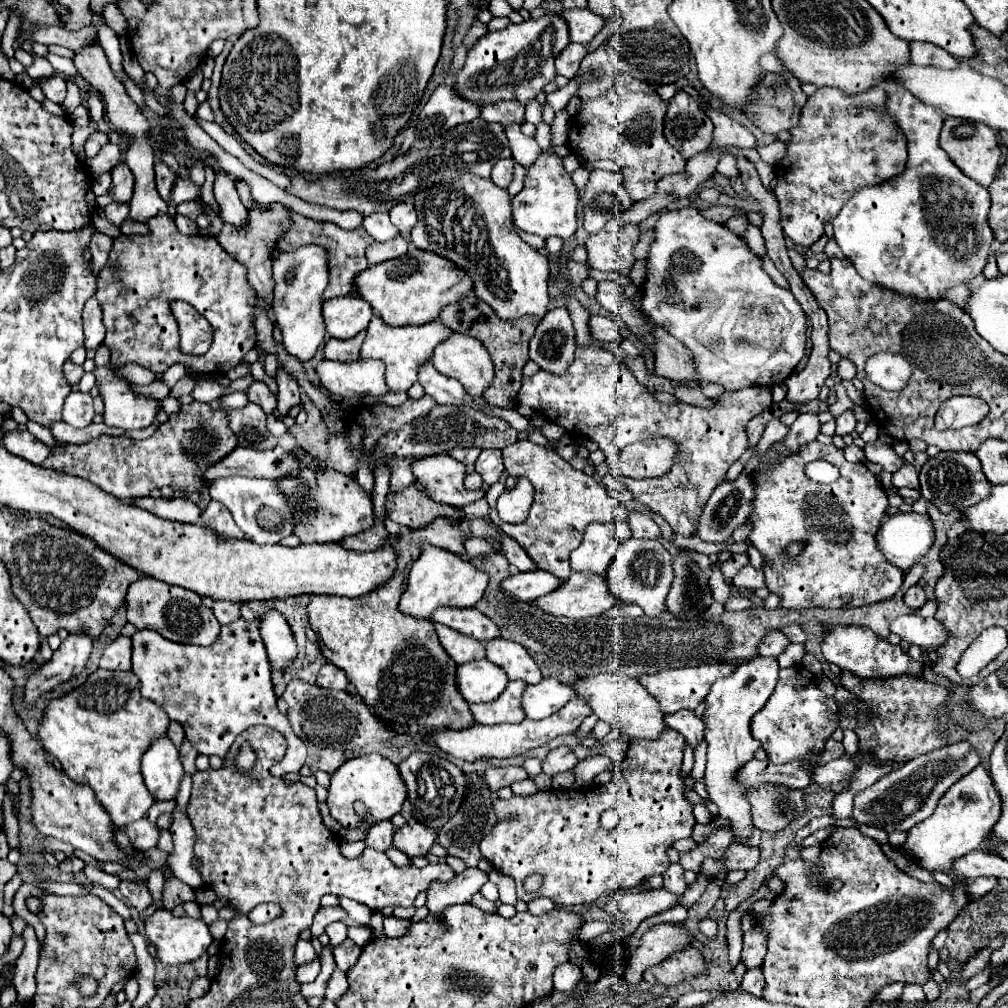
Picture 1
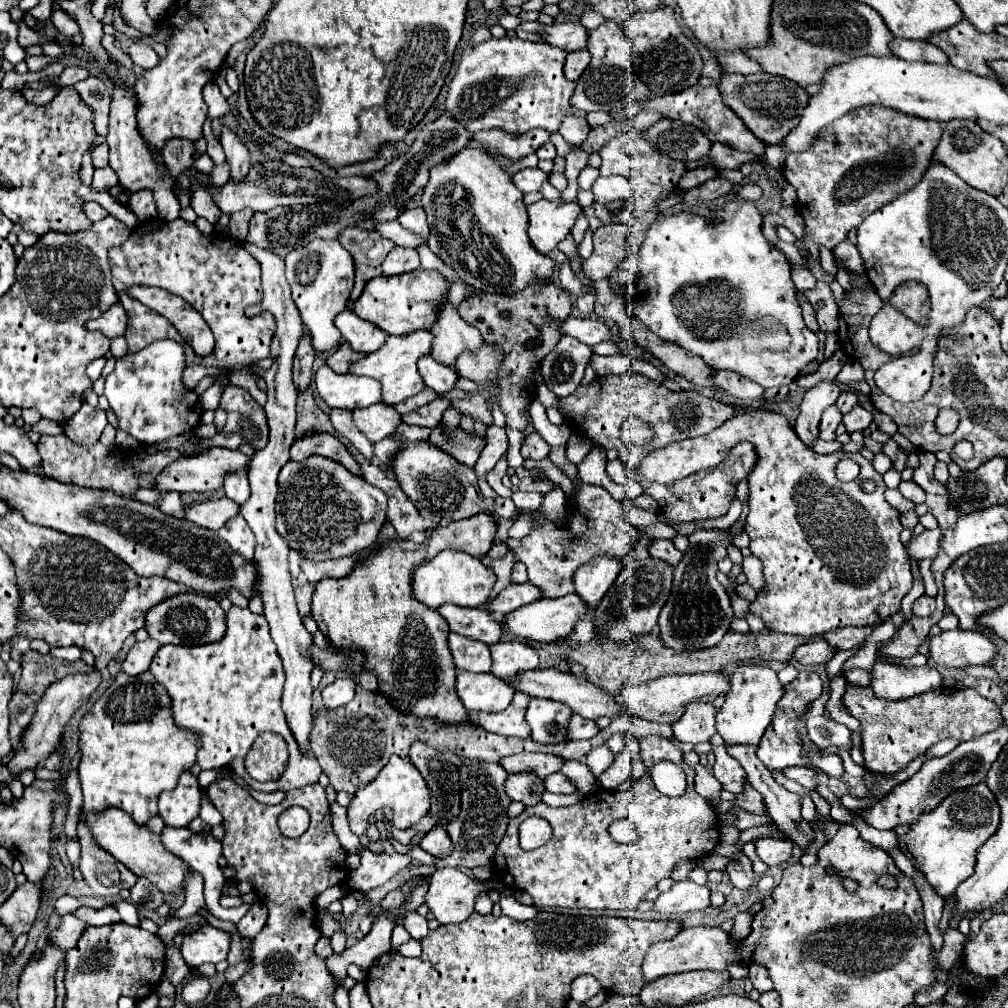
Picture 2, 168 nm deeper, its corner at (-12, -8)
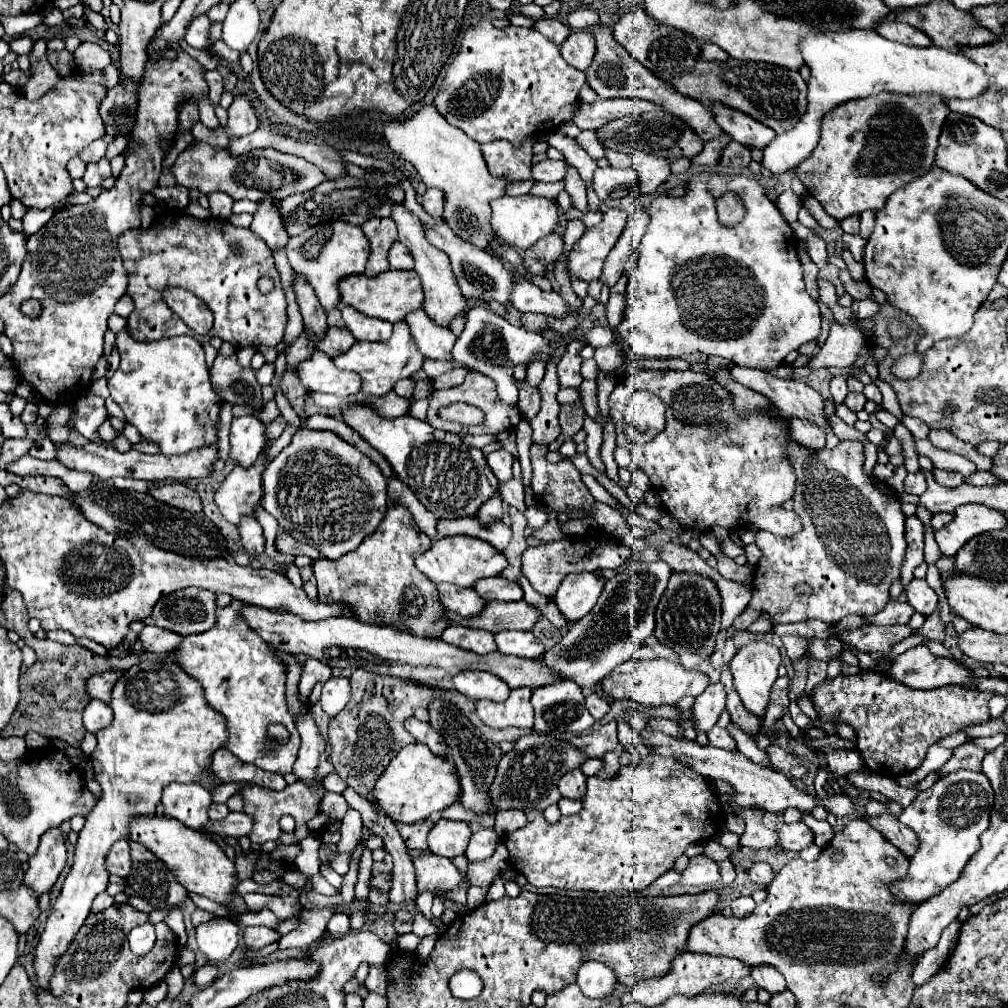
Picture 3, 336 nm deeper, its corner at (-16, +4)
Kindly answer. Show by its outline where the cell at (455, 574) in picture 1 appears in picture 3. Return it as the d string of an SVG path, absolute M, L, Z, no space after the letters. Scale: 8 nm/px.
M448 536L436 540L422 556L416 558L416 568L426 574L434 584L450 582L456 586L474 586L476 580L498 576L508 566L508 560L498 552L492 544L480 540L480 538L468 538L468 536Z

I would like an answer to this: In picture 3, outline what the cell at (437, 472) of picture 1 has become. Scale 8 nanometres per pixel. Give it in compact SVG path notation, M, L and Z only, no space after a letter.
M352 404L342 410L342 416L350 428L386 456L394 474L402 478L416 498L438 518L474 516L498 490L500 482L492 474L482 450L464 444L456 434L432 430L430 424L410 416L384 418L368 404Z

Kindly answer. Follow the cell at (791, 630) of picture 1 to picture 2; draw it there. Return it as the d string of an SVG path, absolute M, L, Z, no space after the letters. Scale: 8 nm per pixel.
M838 628L838 630L828 632L824 636L824 640L828 640L828 644L832 648L836 648L836 652L840 652L840 650L850 650L850 648L862 644L870 632L872 632L872 628Z

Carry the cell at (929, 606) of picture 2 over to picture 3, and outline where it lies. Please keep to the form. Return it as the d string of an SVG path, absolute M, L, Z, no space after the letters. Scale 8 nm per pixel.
M914 578L914 580L906 586L904 592L906 592L908 604L910 604L916 612L928 616L928 614L932 614L932 612L936 610L938 596L936 596L936 592L926 584L926 580L916 580L916 578Z

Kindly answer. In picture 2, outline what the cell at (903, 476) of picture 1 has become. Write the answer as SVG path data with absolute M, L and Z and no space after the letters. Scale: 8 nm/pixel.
M900 482L898 490L904 494L904 498L912 500L914 504L920 504L926 500L926 492L916 482Z

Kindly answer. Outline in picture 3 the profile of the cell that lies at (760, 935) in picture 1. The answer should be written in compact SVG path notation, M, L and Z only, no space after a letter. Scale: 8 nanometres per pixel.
M762 964L762 966L752 968L752 978L754 978L758 988L768 990L770 994L778 994L778 992L786 990L784 976L780 976L780 972L776 968L772 968L772 966Z

